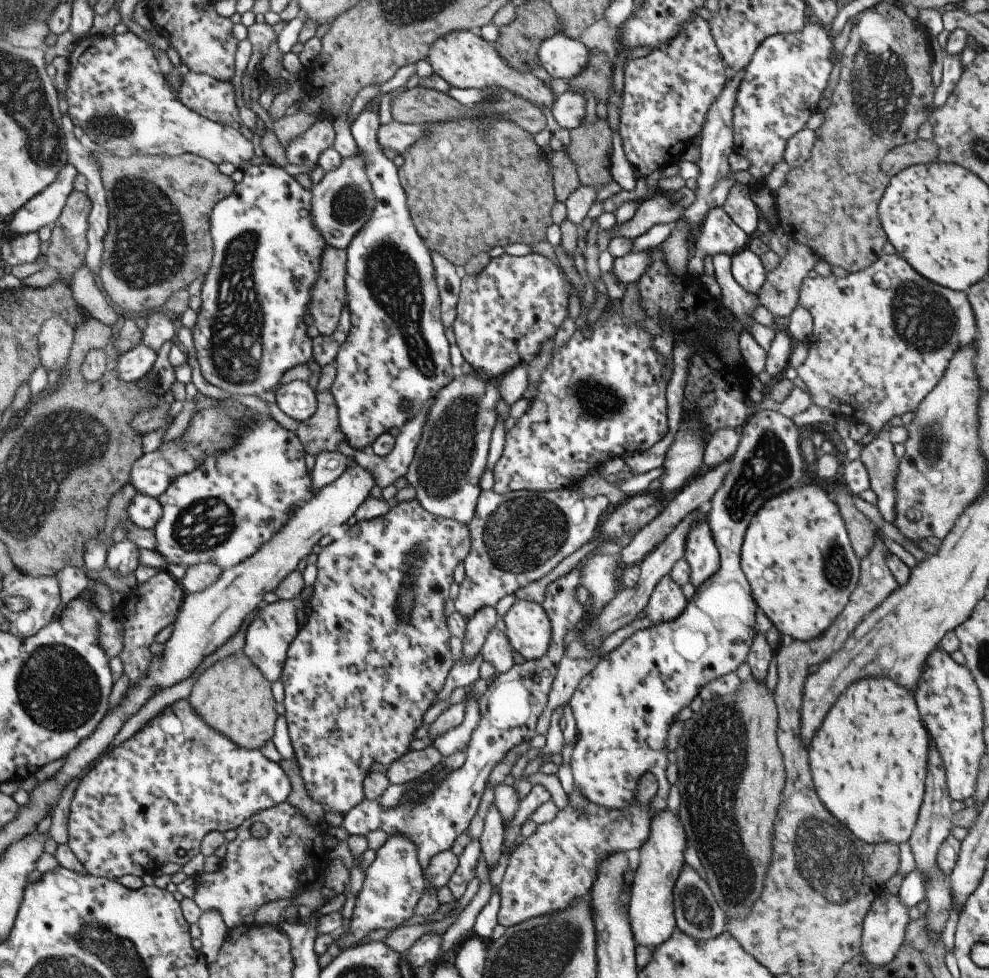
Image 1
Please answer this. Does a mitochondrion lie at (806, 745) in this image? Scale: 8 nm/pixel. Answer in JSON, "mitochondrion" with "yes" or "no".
{"mitochondrion":"no"}

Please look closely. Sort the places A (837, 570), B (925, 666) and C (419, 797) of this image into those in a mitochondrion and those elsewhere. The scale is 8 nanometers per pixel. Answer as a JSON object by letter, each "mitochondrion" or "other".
{"A":"mitochondrion","B":"other","C":"other"}

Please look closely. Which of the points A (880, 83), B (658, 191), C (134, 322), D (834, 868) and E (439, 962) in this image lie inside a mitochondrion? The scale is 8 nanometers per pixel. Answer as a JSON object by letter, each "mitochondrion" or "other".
{"A":"mitochondrion","B":"other","C":"other","D":"mitochondrion","E":"other"}

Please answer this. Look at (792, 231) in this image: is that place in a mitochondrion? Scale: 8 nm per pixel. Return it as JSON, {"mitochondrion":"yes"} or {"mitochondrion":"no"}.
{"mitochondrion":"no"}

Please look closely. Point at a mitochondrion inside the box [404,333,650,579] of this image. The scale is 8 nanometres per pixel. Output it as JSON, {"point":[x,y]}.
{"point":[520,534]}

